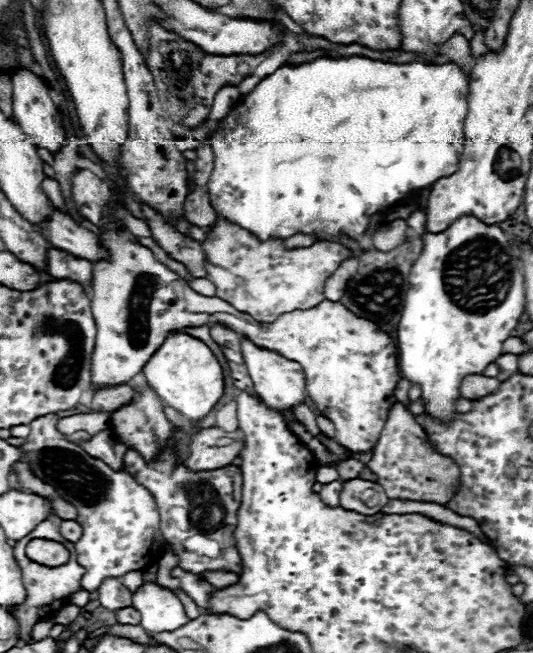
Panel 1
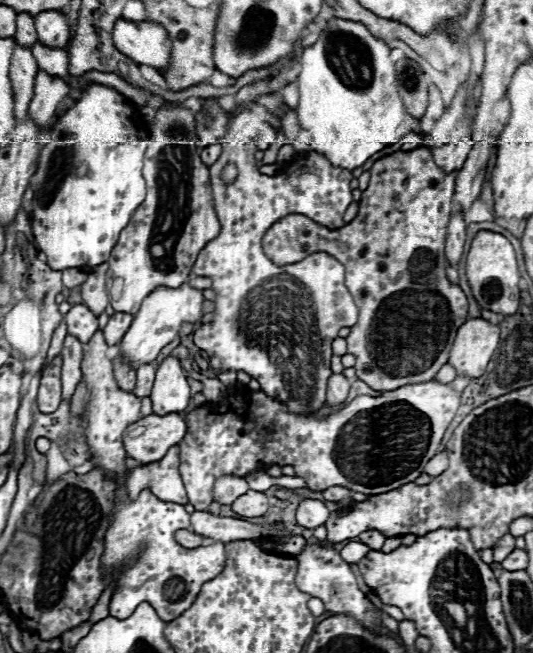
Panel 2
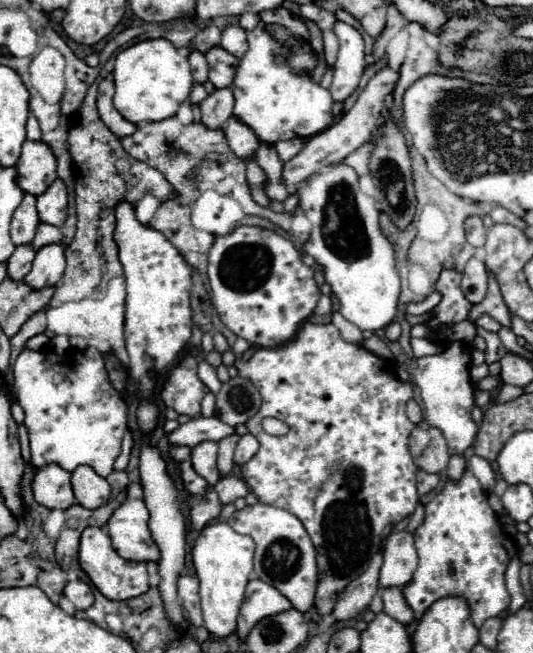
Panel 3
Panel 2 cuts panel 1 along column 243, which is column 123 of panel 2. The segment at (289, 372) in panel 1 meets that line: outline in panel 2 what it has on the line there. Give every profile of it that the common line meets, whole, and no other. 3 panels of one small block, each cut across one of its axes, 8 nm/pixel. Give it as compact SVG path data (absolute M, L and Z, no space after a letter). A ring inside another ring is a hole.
M184 282L178 288L166 288L166 286L156 288L154 292L150 292L144 298L138 314L134 316L128 332L124 334L124 338L120 342L120 354L132 366L154 362L156 356L160 354L160 350L164 346L168 346L174 338L178 338L178 332L180 332L184 322L190 322L190 324L200 322L200 318L206 314L204 312L204 300L206 298L202 296L202 290L192 288L188 282Z

